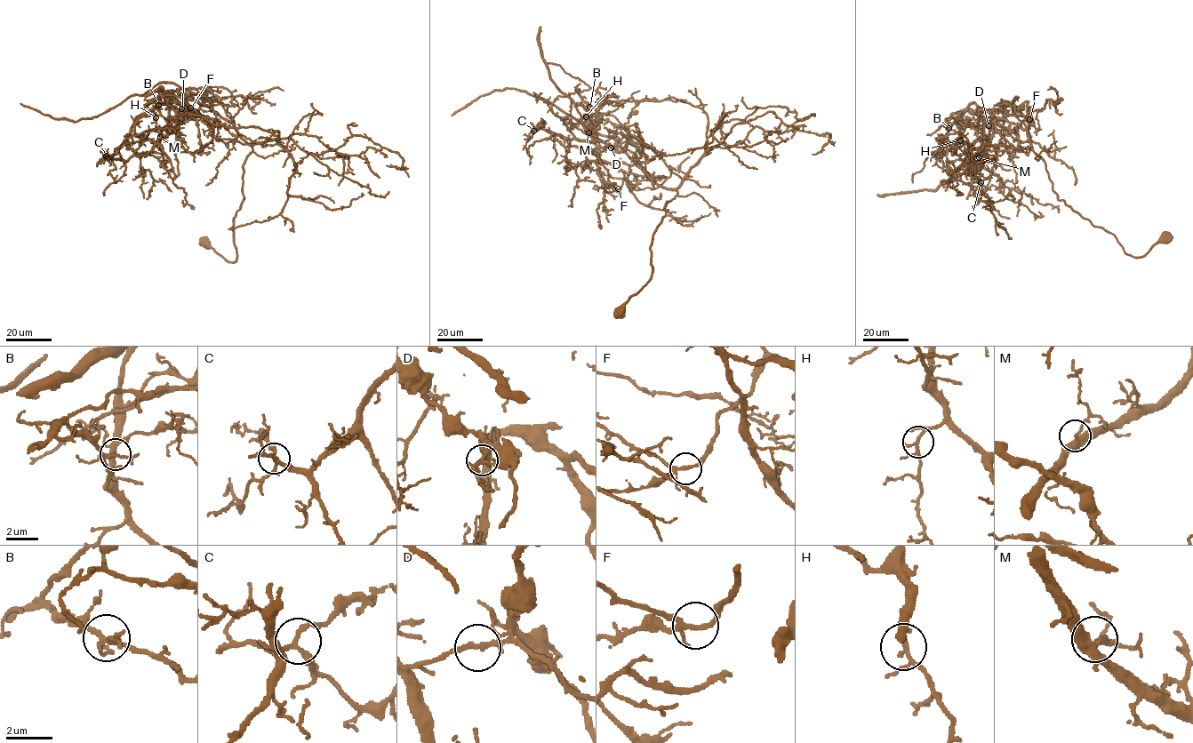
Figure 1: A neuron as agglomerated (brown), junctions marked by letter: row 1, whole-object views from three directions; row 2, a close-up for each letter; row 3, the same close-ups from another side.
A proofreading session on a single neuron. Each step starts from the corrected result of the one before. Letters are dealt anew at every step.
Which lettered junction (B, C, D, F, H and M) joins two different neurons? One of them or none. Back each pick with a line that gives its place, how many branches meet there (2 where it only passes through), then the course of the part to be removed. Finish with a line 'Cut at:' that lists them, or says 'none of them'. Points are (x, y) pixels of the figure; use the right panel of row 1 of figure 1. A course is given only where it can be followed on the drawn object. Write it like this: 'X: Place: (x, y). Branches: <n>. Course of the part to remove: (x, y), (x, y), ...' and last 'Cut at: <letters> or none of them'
D: Place: (988, 125). Branches: 4. Course of the part to remove: (988, 125), (984, 123), (983, 127), (983, 166), (999, 177), (1007, 198), (1041, 217), (1038, 211)
Cut at: D

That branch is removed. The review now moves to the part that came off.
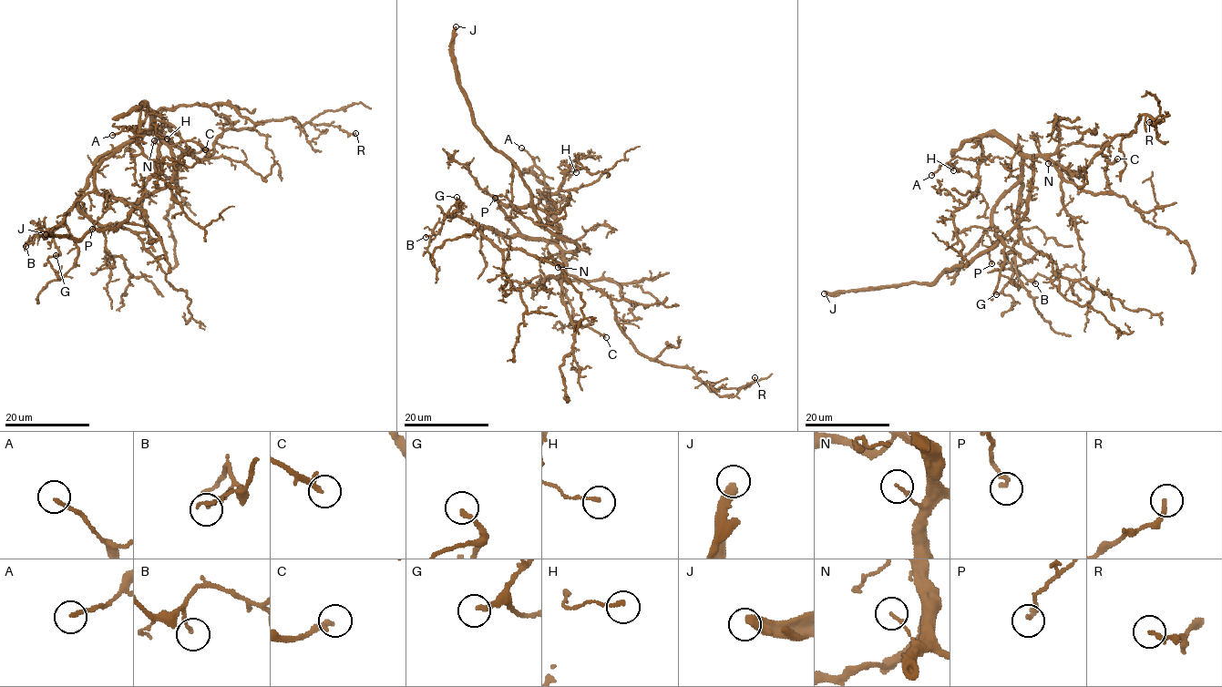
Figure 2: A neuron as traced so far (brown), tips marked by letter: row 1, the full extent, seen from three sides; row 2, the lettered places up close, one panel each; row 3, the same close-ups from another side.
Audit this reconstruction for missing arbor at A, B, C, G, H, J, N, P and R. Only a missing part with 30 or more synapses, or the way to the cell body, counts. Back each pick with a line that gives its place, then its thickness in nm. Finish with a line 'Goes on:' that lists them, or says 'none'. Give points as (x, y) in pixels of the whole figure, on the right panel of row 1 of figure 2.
C: (1117, 158) | 220 nm
G: (996, 294) | 200 nm
J: (824, 293) | 440 nm
Goes on: C, G, J

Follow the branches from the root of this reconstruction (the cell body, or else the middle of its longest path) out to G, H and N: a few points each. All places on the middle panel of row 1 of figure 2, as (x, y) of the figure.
G: (553, 243), (499, 234), (492, 229), (478, 227), (471, 220), (454, 217), (460, 205), (456, 197)
H: (553, 243), (557, 222), (548, 199), (560, 187), (564, 169), (565, 171), (576, 172)
N: (553, 243), (561, 251), (564, 271), (558, 267)

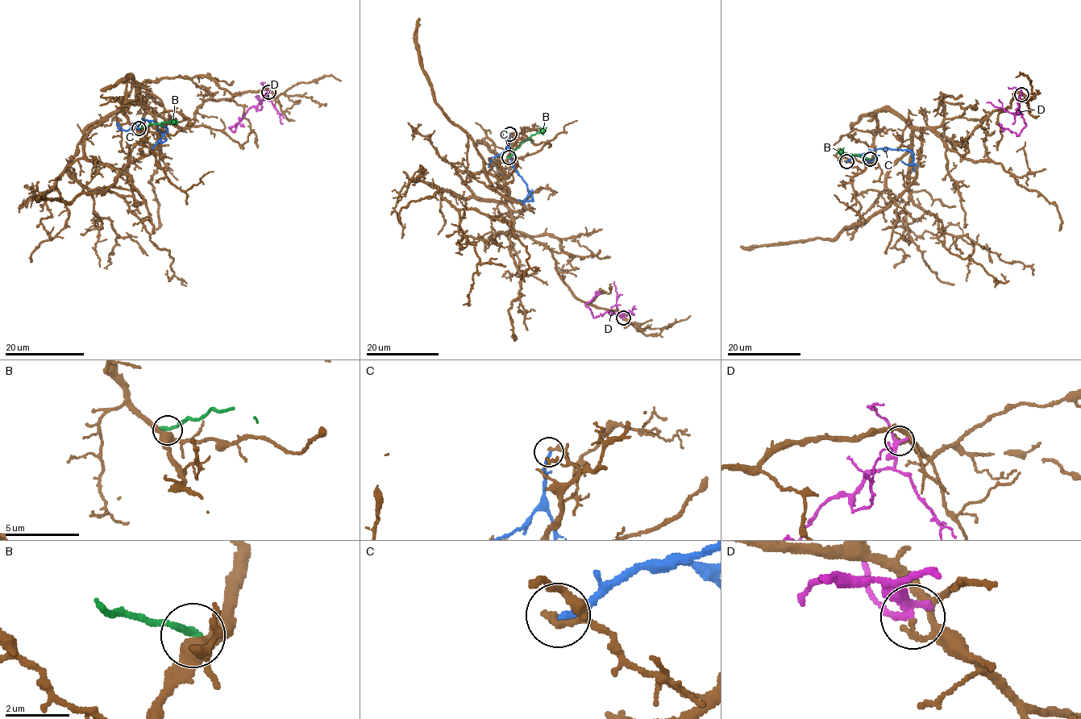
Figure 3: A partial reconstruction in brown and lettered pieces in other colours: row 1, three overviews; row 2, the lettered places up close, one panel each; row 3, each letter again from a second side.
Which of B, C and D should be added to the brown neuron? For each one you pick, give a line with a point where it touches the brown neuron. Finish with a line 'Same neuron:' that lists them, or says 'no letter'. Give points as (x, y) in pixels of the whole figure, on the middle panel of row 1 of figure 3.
Same neuron: no letter

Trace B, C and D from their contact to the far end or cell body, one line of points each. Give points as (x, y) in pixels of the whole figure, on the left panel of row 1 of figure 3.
B: (139, 129), (153, 123), (178, 122)
C: (138, 129), (138, 124), (145, 120), (152, 121), (165, 127), (160, 140), (164, 141), (167, 138)
D: (269, 93), (267, 98), (250, 108), (233, 131), (229, 128), (237, 123), (243, 126)

